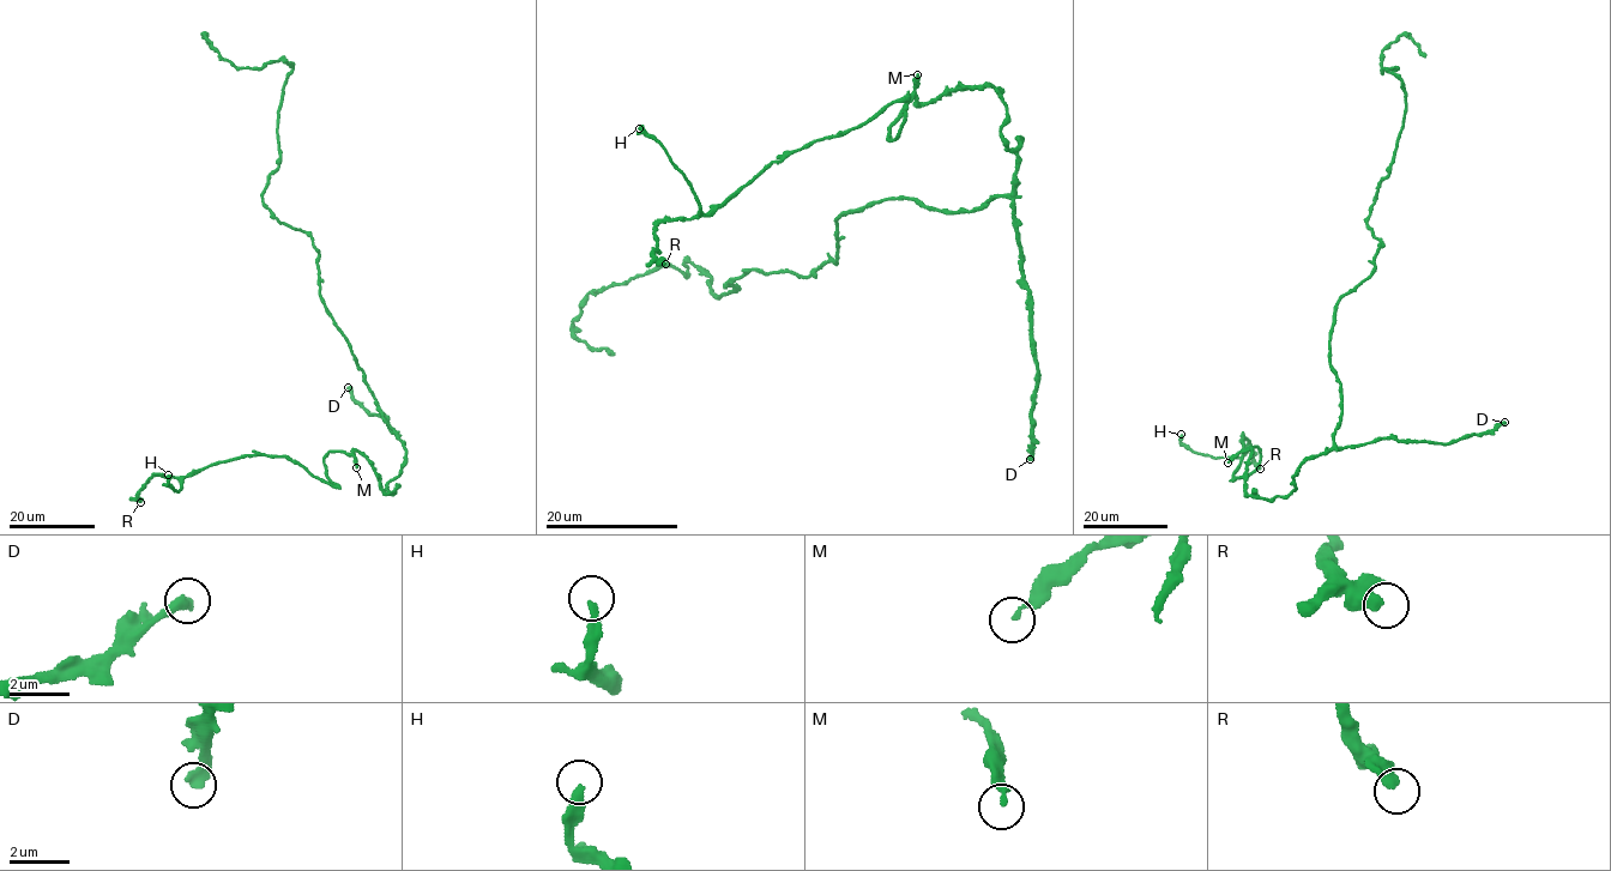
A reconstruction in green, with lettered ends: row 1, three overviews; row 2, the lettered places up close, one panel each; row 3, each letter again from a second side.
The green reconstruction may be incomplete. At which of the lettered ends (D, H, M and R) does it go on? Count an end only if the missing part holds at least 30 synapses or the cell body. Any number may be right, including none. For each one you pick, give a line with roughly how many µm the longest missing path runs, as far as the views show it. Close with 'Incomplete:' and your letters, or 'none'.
D: 160 µm
H: 25 µm
Incomplete: D, H

